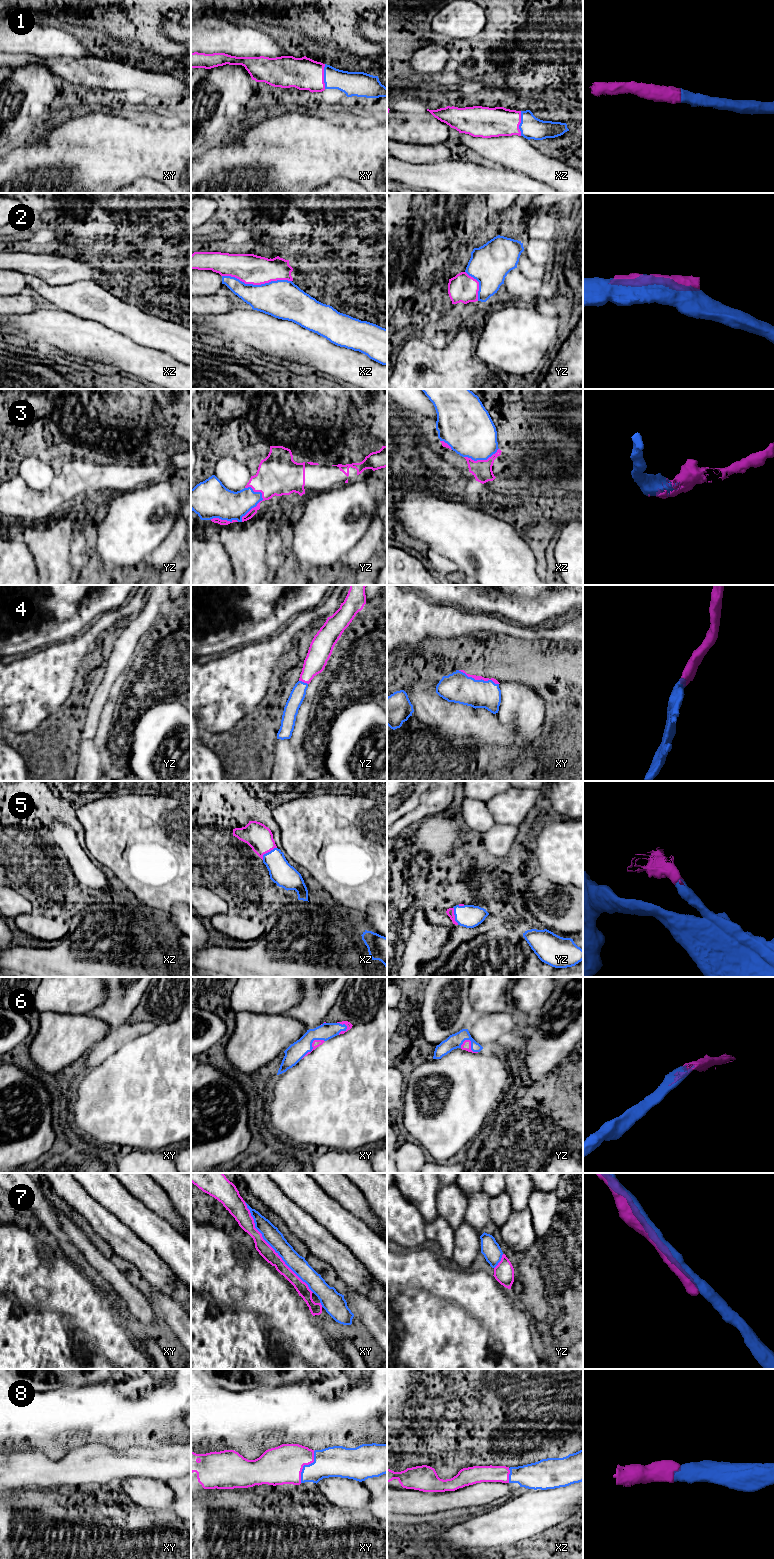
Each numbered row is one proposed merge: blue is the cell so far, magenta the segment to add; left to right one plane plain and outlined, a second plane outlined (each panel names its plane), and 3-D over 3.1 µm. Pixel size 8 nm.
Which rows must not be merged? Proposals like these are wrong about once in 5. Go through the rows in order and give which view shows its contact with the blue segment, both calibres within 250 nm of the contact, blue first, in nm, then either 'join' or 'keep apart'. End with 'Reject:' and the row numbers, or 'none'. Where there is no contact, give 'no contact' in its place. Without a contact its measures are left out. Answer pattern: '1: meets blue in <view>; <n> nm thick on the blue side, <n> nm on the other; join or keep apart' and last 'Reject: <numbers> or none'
1: meets blue in xy; 190 nm thick on the blue side, 260 nm on the other; join
2: meets blue in xz; 320 nm thick on the blue side, 240 nm on the other; keep apart
3: meets blue in yz; 240 nm thick on the blue side, 320 nm on the other; join
4: meets blue in xy; 240 nm thick on the blue side, 40 nm on the other; join
5: meets blue in xz; 190 nm thick on the blue side, 200 nm on the other; join
6: meets blue in xy; 150 nm thick on the blue side, 60 nm on the other; join
7: meets blue in xy; 140 nm thick on the blue side, 110 nm on the other; keep apart
8: meets blue in xy; 240 nm thick on the blue side, 300 nm on the other; join
Reject: 2, 7

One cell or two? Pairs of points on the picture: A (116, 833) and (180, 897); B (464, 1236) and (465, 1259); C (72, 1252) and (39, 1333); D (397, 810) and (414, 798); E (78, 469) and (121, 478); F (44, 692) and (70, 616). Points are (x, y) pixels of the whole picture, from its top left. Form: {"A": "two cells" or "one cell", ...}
{"A": "one cell", "B": "one cell", "C": "two cells", "D": "one cell", "E": "one cell", "F": "two cells"}

